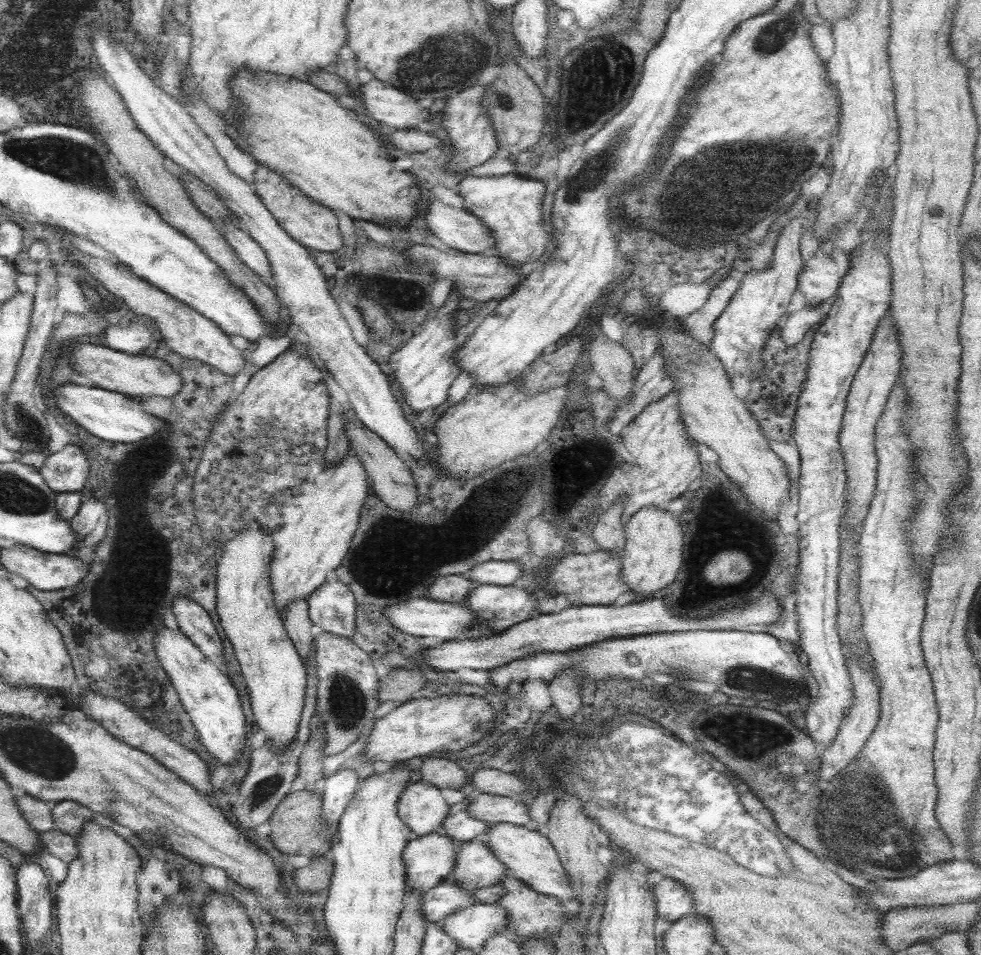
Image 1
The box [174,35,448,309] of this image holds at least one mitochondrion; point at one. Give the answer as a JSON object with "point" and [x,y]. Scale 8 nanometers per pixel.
{"point":[408,302]}

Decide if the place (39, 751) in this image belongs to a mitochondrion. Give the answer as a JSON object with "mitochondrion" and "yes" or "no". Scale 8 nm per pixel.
{"mitochondrion":"yes"}

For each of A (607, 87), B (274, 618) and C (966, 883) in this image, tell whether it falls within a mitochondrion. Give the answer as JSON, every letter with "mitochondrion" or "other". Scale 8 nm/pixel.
{"A":"mitochondrion","B":"other","C":"other"}

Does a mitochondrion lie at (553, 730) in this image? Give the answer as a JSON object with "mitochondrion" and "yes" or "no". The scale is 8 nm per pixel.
{"mitochondrion":"no"}

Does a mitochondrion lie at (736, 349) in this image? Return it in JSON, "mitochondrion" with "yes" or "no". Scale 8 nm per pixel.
{"mitochondrion":"no"}

